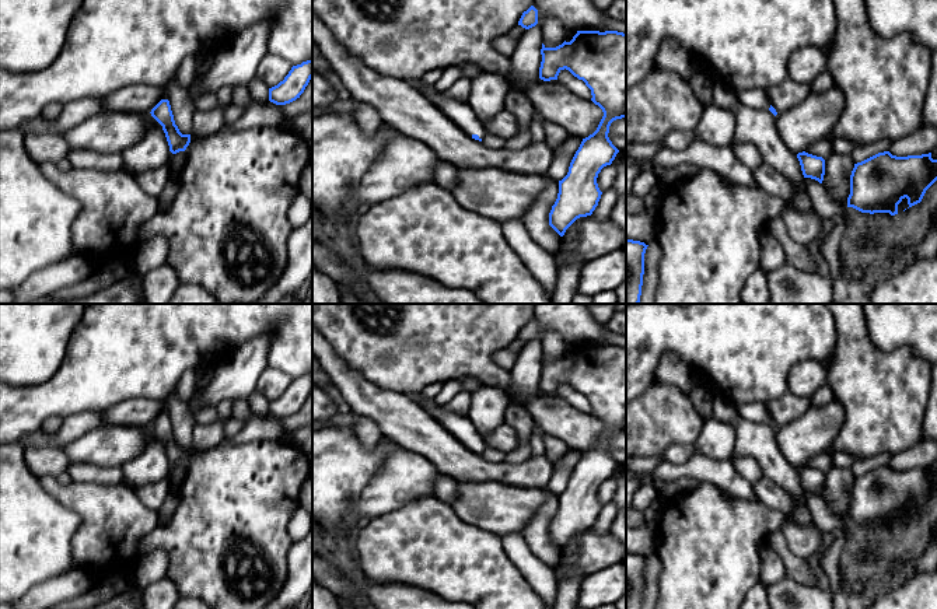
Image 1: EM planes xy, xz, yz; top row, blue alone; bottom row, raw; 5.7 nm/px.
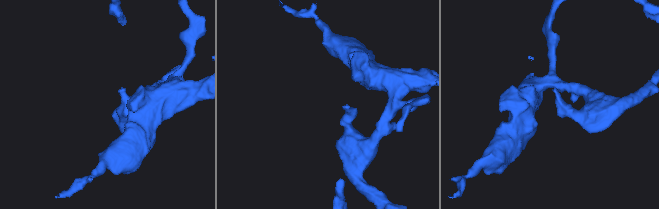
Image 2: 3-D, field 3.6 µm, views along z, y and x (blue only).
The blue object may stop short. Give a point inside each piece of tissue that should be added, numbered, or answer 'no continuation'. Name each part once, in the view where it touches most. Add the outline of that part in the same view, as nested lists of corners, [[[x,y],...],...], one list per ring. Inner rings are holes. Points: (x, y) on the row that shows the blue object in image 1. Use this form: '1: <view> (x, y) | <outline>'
1: xz (461, 114) | [[[422,78],[416,80],[415,87],[426,95],[436,106],[440,108],[465,134],[478,134],[483,139],[486,129],[482,120],[476,116],[468,102],[461,102],[448,97],[443,97],[433,84],[424,83]]]

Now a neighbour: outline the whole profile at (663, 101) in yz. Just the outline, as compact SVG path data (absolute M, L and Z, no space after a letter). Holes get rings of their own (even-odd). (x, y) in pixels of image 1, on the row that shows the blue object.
M655 66L640 83L626 88L626 146L661 141L674 130L696 130L705 105L681 74Z

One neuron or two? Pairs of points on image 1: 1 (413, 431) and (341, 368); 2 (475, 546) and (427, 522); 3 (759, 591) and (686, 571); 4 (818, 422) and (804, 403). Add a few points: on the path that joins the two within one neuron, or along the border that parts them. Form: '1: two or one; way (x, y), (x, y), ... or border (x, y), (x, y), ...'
1: one; way (395, 413), (374, 402), (359, 387)
2: one; way (464, 546), (451, 546), (439, 534)
3: two; border (759, 583), (745, 594)
4: two; border (811, 406), (800, 416), (780, 426)

